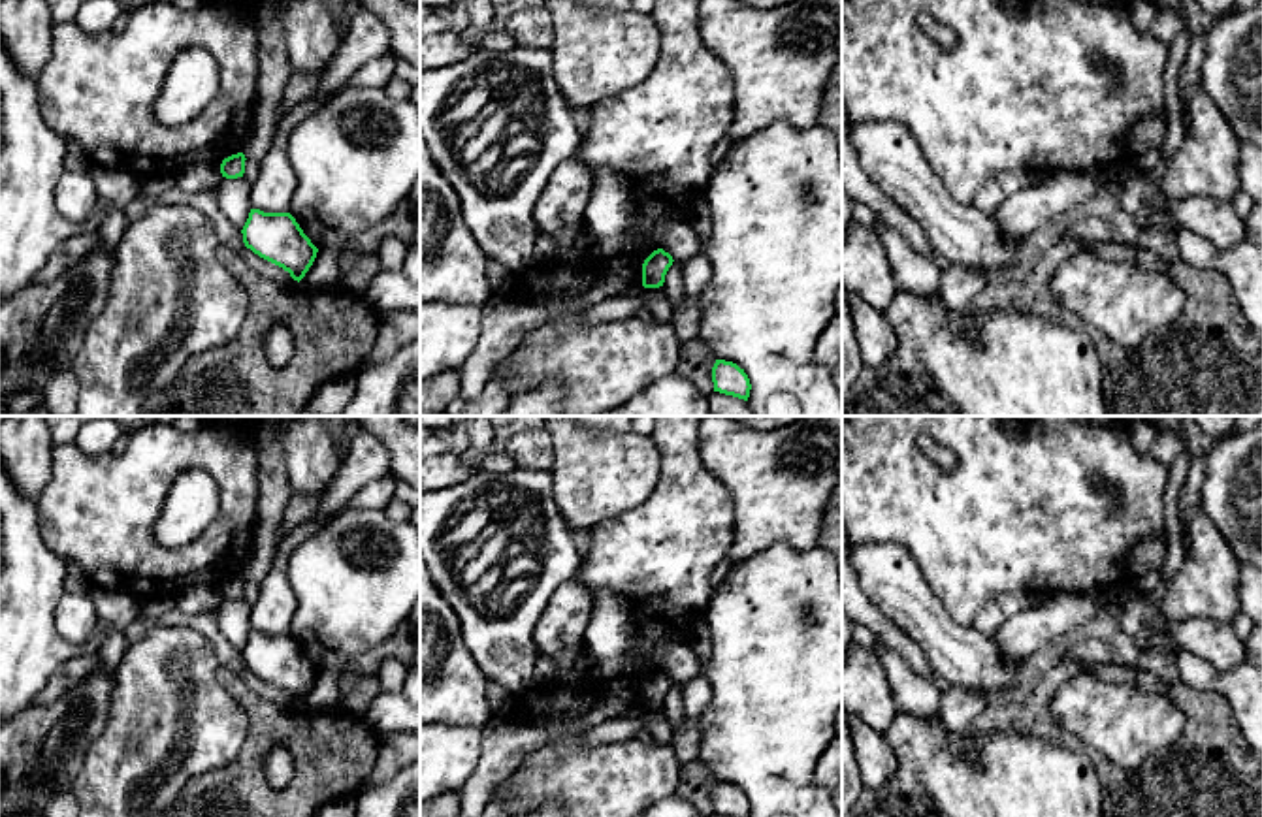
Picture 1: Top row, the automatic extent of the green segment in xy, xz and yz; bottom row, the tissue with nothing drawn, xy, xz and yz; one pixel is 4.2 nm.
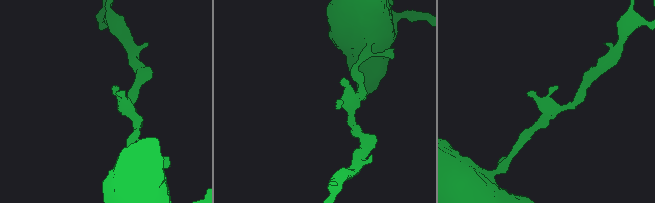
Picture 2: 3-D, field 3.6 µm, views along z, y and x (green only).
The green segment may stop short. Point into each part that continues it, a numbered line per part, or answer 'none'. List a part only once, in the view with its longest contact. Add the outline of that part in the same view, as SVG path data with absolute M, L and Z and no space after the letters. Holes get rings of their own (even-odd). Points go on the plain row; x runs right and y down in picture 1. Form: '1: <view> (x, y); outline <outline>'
none

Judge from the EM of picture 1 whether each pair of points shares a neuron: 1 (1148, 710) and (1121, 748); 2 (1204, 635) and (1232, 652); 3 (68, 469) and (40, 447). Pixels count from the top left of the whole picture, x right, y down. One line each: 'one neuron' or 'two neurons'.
1: one neuron
2: one neuron
3: two neurons

